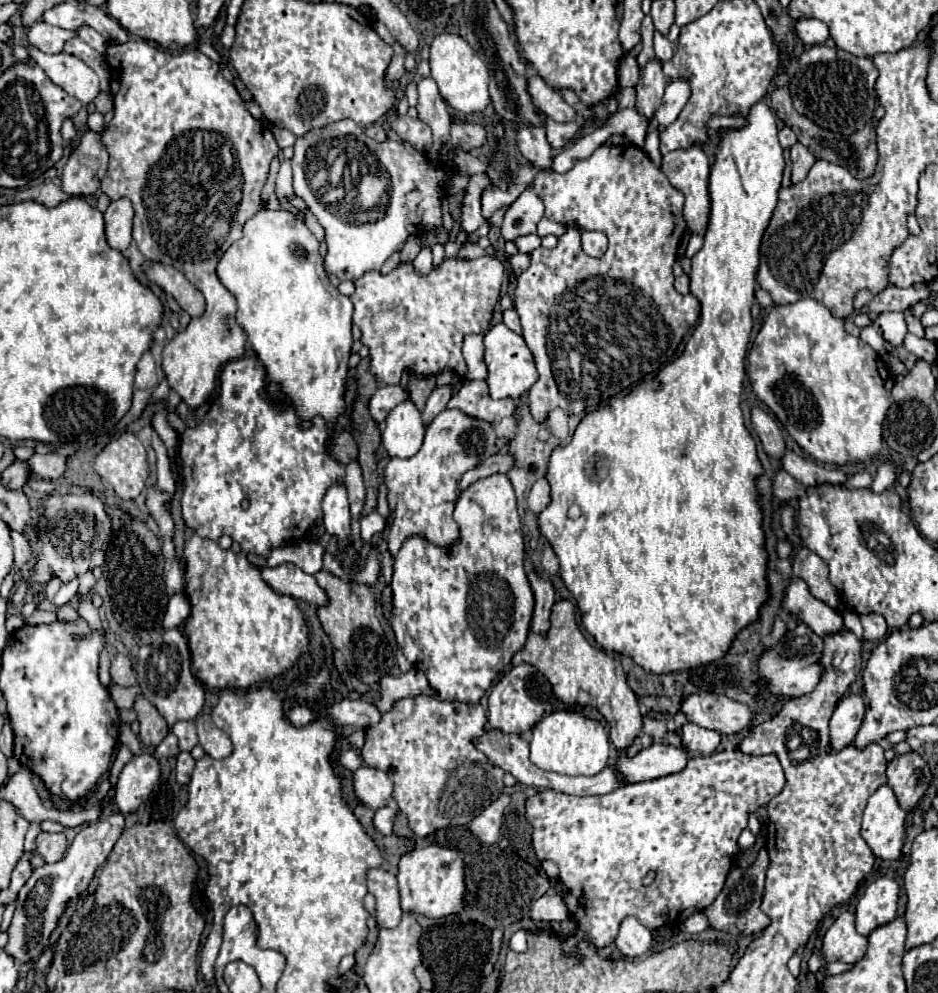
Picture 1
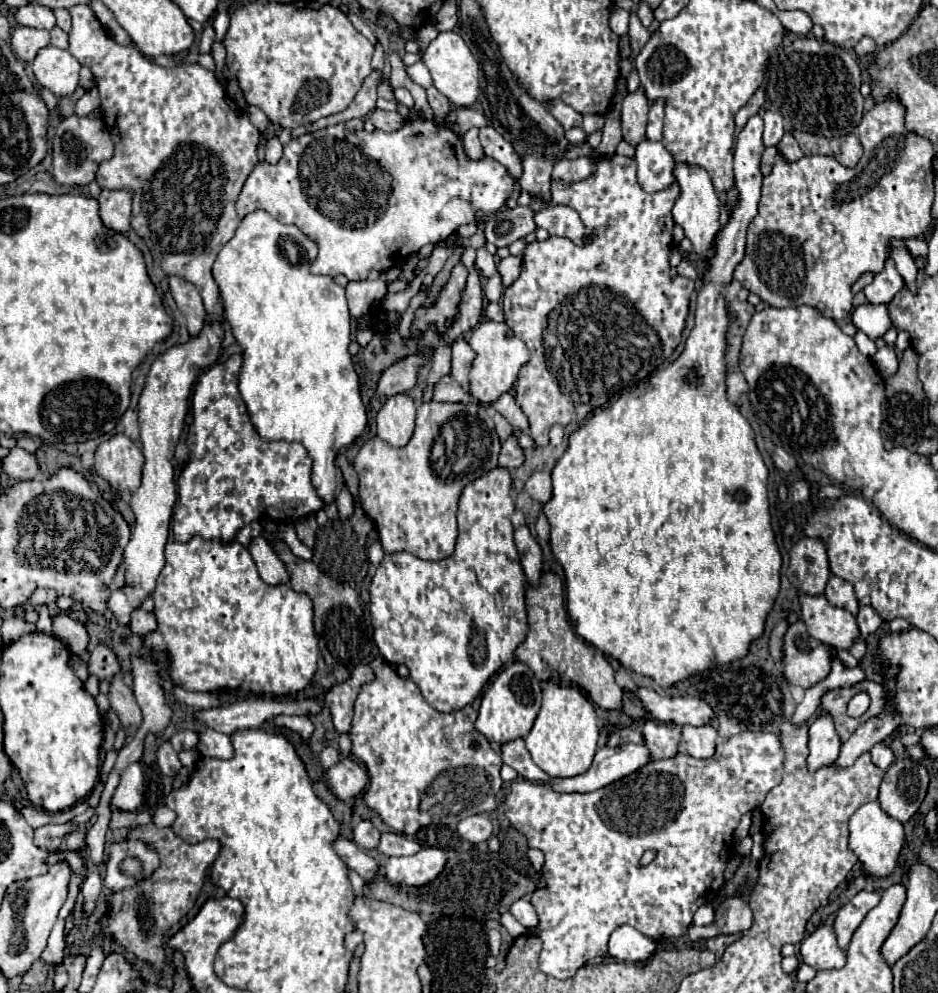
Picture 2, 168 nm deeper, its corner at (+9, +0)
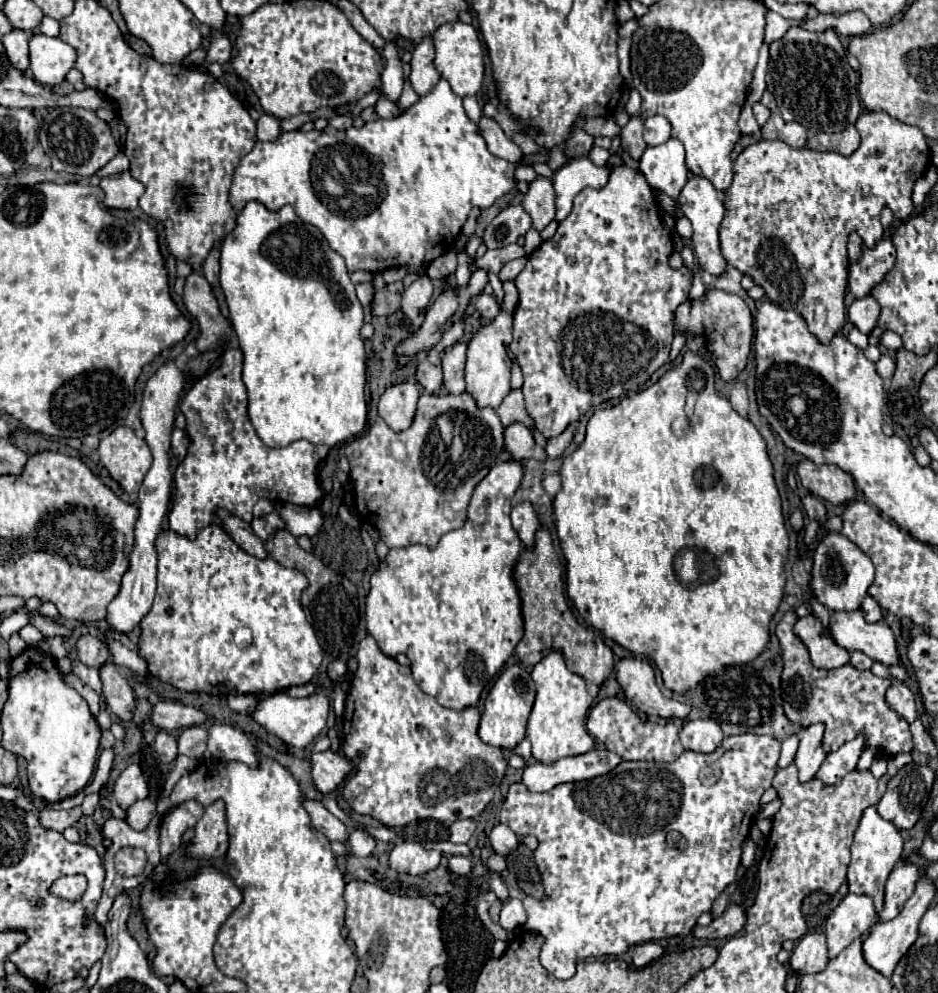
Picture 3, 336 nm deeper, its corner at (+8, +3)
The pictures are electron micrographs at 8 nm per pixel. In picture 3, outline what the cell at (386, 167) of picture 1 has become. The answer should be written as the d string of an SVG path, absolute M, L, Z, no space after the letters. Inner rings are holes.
M440 79L438 85L424 97L420 97L418 103L414 103L410 109L402 111L398 117L394 119L378 119L378 121L364 123L364 127L356 128L351 127L346 131L338 131L338 129L322 129L322 131L290 131L290 133L282 133L276 141L268 141L268 143L262 143L258 141L254 145L254 149L242 159L242 163L238 165L238 171L234 173L234 181L232 181L232 189L230 189L230 205L240 211L248 201L260 201L264 203L266 207L270 207L272 211L276 211L278 207L282 205L292 205L296 215L308 223L312 223L314 227L318 227L322 231L322 235L328 239L330 247L334 251L338 251L344 259L346 259L346 265L348 265L348 271L358 271L358 269L364 269L364 271L370 271L370 273L378 273L378 271L384 271L384 269L390 269L390 267L410 267L414 273L416 271L422 271L428 263L432 263L436 257L444 255L446 251L454 249L454 243L456 243L456 237L460 235L462 231L462 225L466 223L466 217L468 217L468 211L473 207L479 209L486 209L502 195L506 195L512 187L514 187L514 171L516 171L516 165L506 161L506 159L500 159L496 155L492 155L486 147L486 141L484 137L480 135L478 131L478 125L470 121L470 117L466 115L464 107L462 107L462 97L454 95L448 81L446 79ZM370 155L378 155L382 157L382 163L374 163L370 159Z

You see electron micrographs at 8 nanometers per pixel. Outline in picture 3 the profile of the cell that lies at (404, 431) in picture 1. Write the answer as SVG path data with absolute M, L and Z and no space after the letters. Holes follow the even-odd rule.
M398 383L384 391L378 403L378 415L388 423L394 431L404 431L412 425L416 403L418 403L420 391L416 383Z

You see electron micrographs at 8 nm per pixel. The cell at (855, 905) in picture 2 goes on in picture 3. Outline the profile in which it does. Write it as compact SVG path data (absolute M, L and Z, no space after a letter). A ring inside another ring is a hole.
M848 893L844 901L828 915L826 919L826 939L828 939L828 957L838 957L854 939L868 933L876 921L874 903L868 895Z

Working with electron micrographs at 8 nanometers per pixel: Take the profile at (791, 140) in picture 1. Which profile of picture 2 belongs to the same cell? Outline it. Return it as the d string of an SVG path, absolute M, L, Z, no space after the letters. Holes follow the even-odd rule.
M767 112L763 116L765 120L765 132L763 132L763 142L767 146L777 146L785 134L785 128L783 128L783 122L781 122L781 116L777 116L775 112Z

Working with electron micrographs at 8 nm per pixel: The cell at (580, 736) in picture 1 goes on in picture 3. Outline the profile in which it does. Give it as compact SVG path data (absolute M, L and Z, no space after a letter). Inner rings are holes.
M552 651L546 657L542 657L530 671L530 677L536 683L536 701L528 719L528 739L532 741L532 757L542 763L552 763L554 759L560 757L572 757L572 755L582 755L594 747L592 735L586 731L586 717L592 707L592 695L586 691L586 683L580 675L568 671L564 657L560 651Z

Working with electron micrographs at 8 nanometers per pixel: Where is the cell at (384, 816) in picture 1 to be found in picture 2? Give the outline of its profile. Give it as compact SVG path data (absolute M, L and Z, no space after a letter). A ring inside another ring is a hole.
M361 820L361 822L353 828L353 834L355 834L357 846L363 846L363 848L369 848L369 850L377 848L379 838L381 838L379 830L377 830L369 820Z

